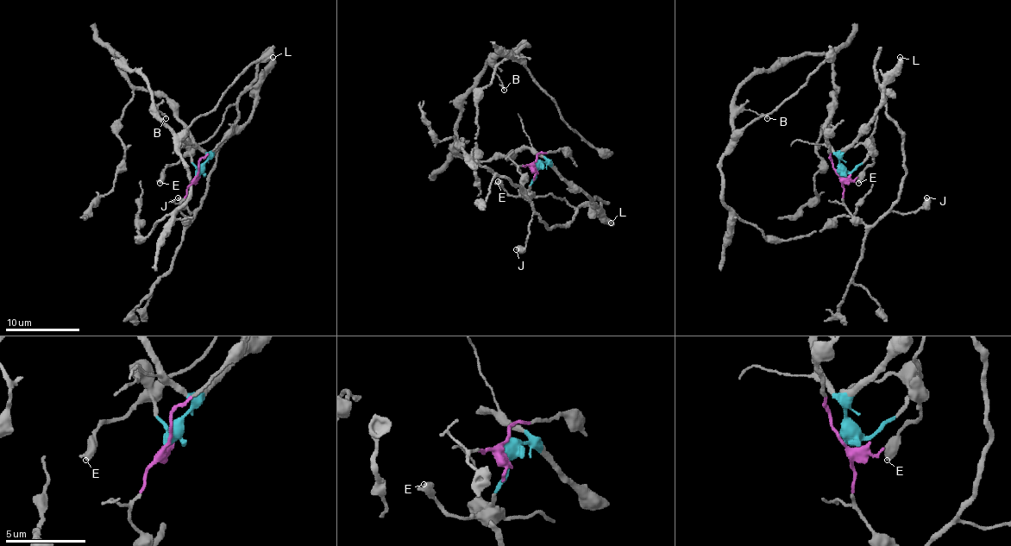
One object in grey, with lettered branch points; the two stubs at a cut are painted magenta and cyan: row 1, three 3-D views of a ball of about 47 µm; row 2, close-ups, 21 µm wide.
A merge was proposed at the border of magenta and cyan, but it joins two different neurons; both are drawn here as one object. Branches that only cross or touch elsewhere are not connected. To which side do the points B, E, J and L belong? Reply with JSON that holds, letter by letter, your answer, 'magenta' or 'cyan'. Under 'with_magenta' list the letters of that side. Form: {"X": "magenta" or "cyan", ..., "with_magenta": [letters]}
{"B": "cyan", "E": "magenta", "J": "magenta", "L": "cyan", "with_magenta": ["E", "J"]}

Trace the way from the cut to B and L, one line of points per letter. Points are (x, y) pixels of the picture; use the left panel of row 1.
B: (197, 175), (209, 156), (165, 97), (139, 90), (116, 55), (136, 72), (155, 110), (166, 117)
L: (197, 175), (197, 169), (249, 117), (256, 99), (259, 77), (273, 62), (273, 57)

